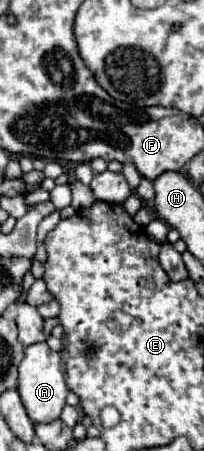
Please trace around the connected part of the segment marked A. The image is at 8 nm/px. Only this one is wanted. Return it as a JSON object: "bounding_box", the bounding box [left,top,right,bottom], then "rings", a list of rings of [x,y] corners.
{"bounding_box":[17,343,69,423],"rings":[[[33,343],[25,347],[25,357],[19,365],[17,391],[33,423],[49,423],[51,419],[57,419],[61,415],[61,409],[65,407],[65,397],[69,393],[65,385],[65,373],[61,369],[61,355],[51,351],[47,343]]]}

